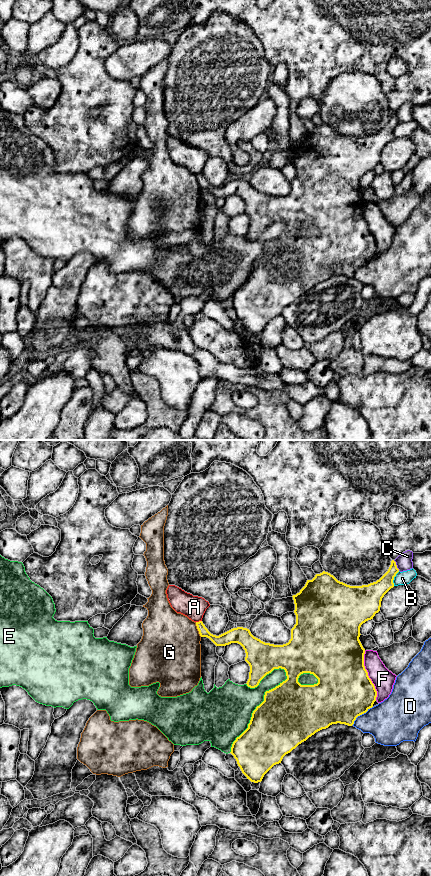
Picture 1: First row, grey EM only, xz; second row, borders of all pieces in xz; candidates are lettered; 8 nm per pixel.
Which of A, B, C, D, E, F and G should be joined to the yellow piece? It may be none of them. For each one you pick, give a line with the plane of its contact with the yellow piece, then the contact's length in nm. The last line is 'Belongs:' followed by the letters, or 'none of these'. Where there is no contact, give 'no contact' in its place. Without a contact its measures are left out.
Belongs: none of these

